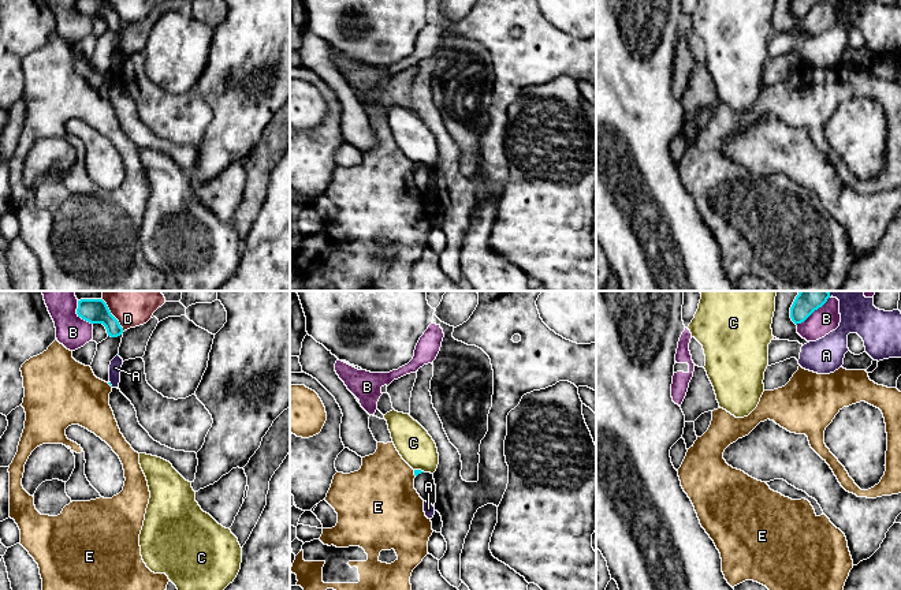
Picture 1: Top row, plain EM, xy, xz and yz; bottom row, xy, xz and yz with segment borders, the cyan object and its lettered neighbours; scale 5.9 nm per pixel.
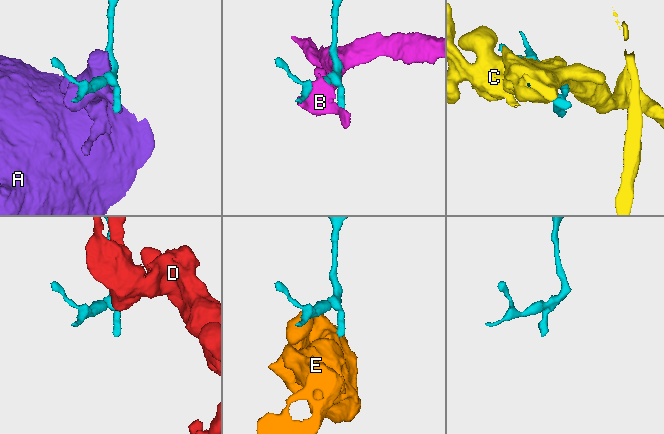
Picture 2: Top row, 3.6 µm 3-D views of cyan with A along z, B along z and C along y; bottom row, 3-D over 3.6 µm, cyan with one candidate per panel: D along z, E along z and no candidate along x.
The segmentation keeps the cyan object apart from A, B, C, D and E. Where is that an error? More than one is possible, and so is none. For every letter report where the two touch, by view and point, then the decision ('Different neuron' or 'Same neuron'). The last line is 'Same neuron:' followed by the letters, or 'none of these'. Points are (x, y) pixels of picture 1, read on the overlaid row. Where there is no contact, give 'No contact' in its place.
A: Touches cyan at yz (829, 294). Different neuron
B: Touches cyan at xy (78, 314). Different neuron
C: Touches cyan at xz (420, 470). Different neuron
D: Touches cyan at xy (112, 316). Different neuron
E: Touches cyan at xz (414, 473). Different neuron
Same neuron: none of these

